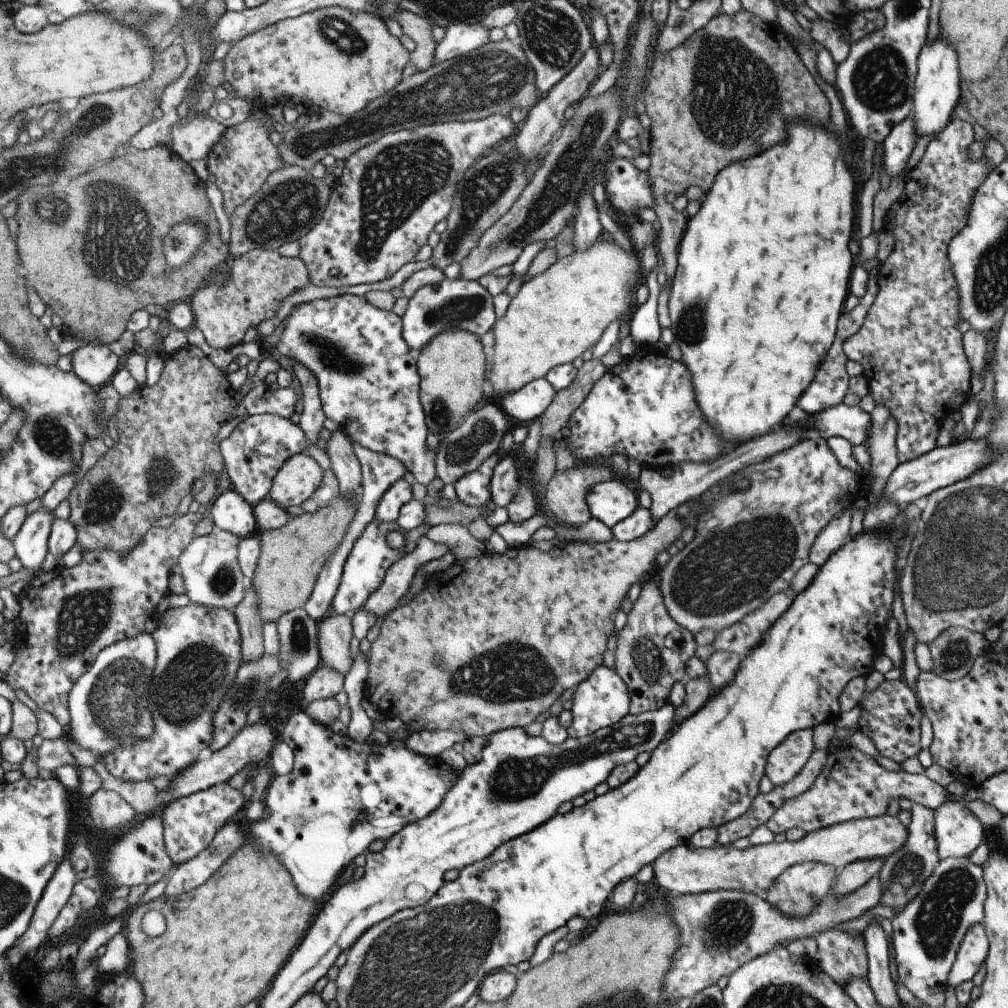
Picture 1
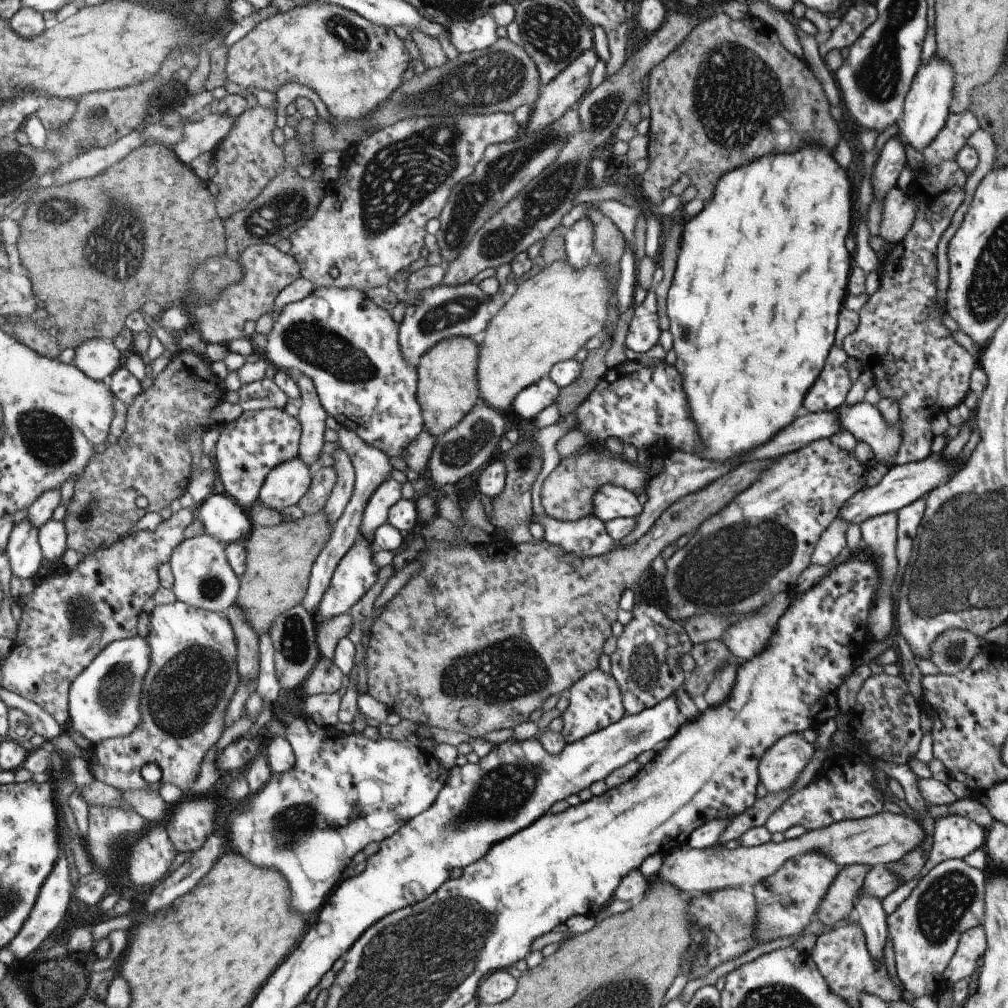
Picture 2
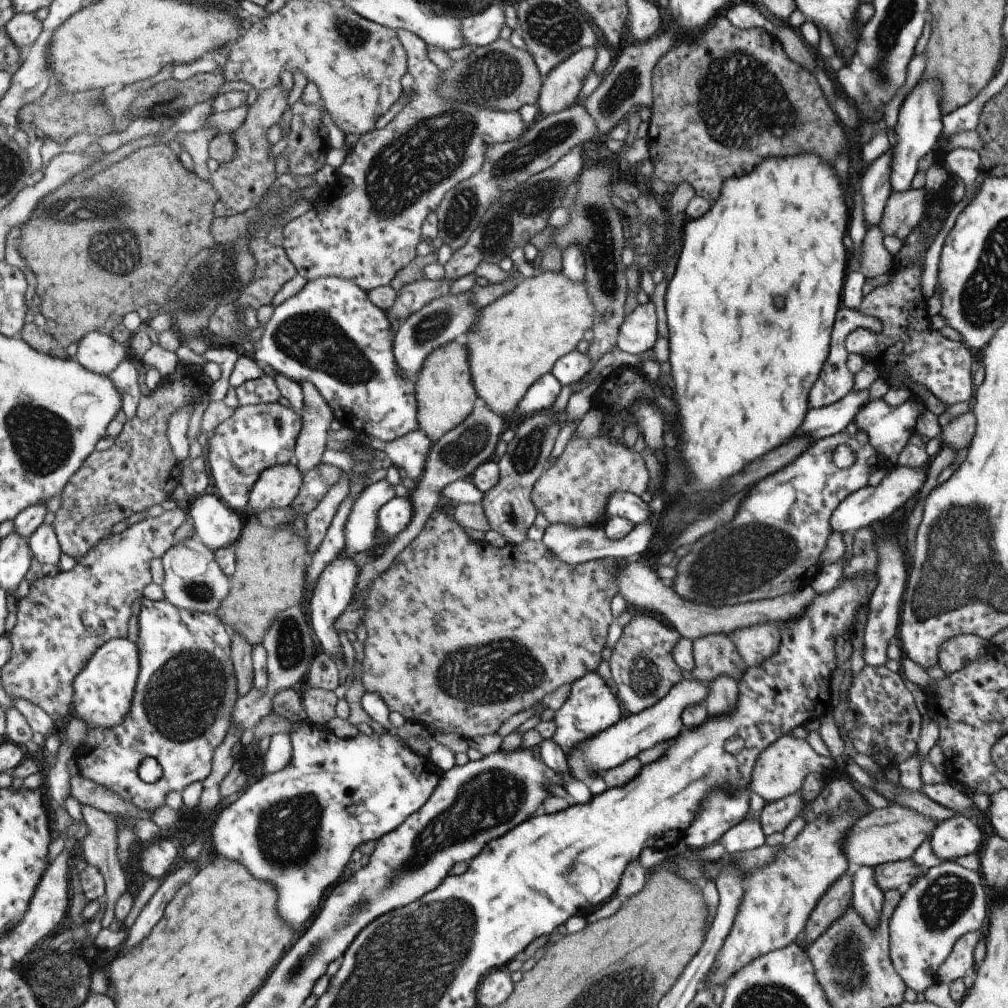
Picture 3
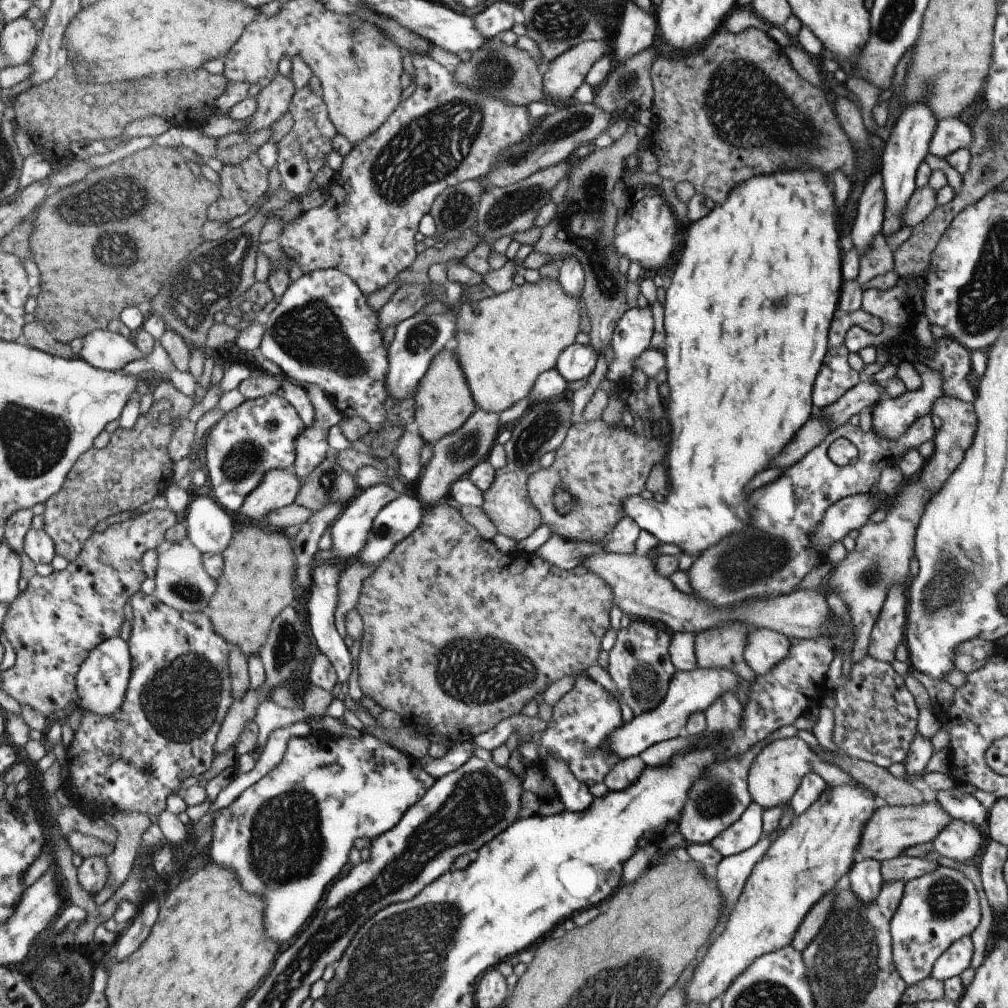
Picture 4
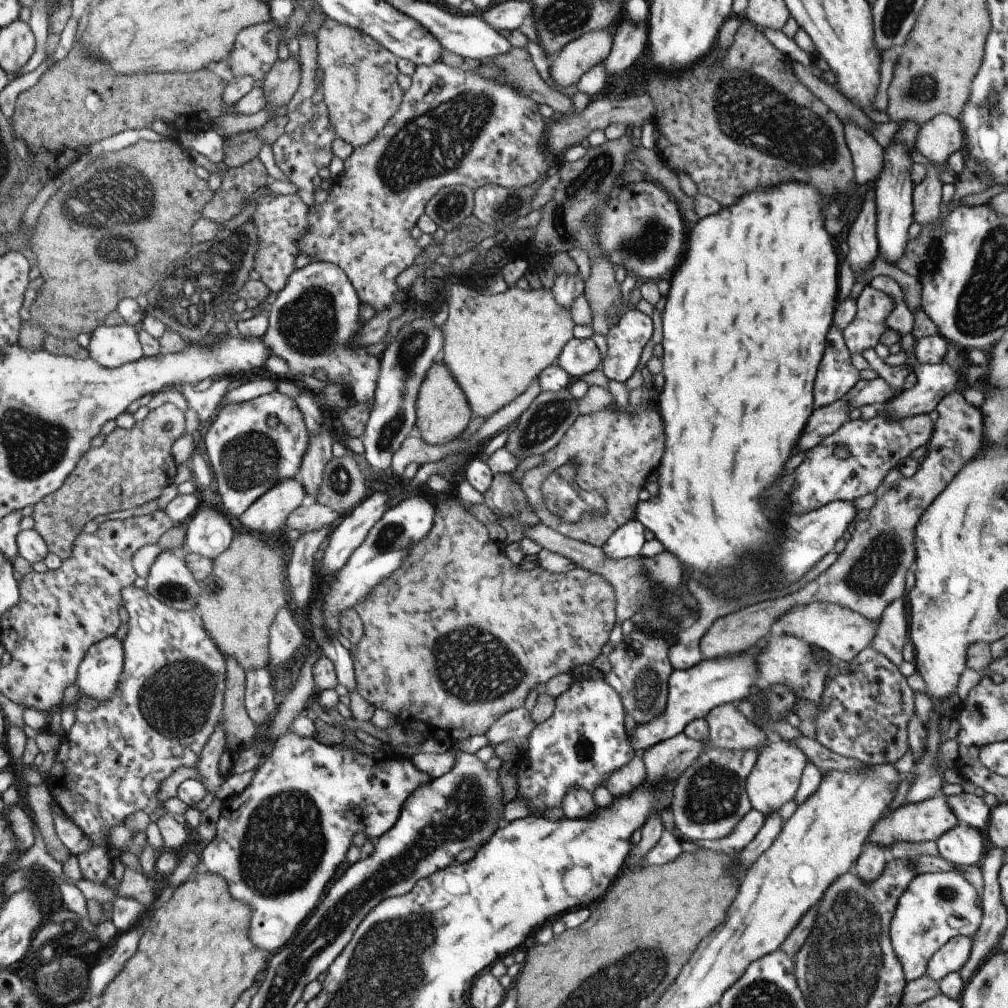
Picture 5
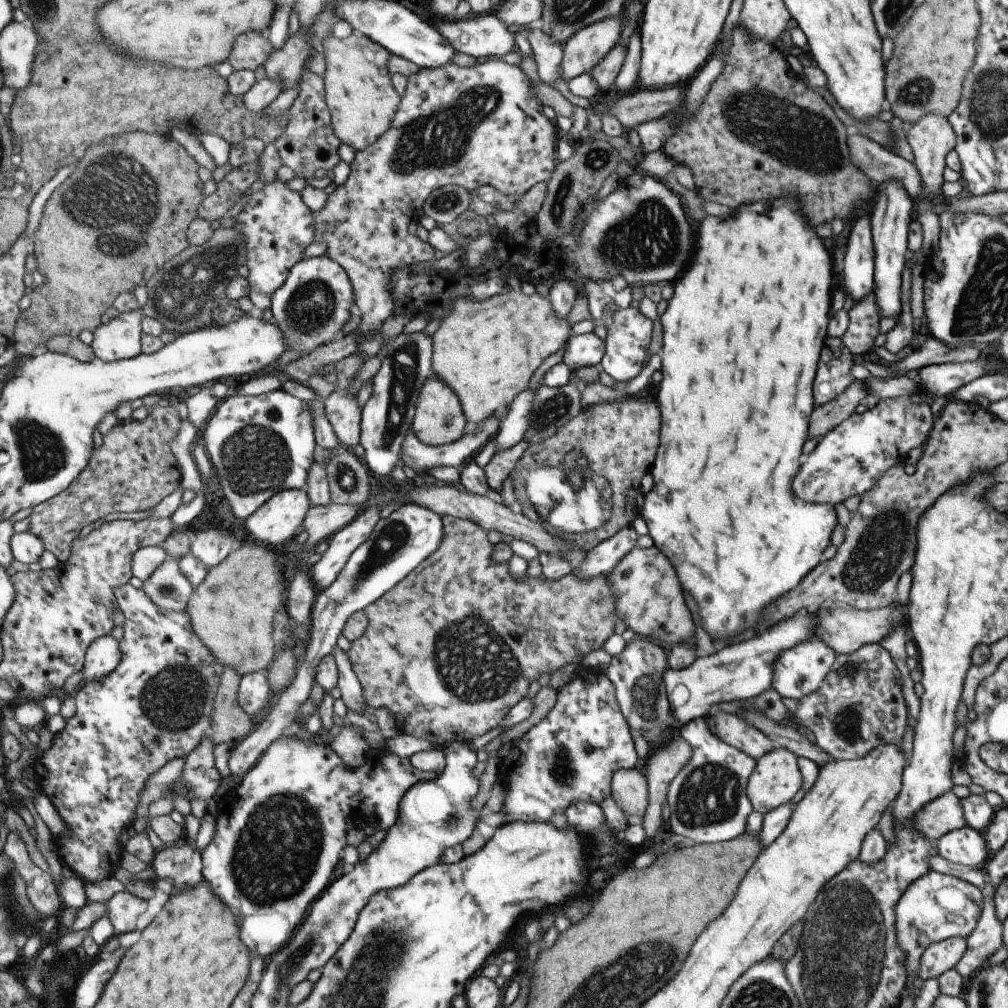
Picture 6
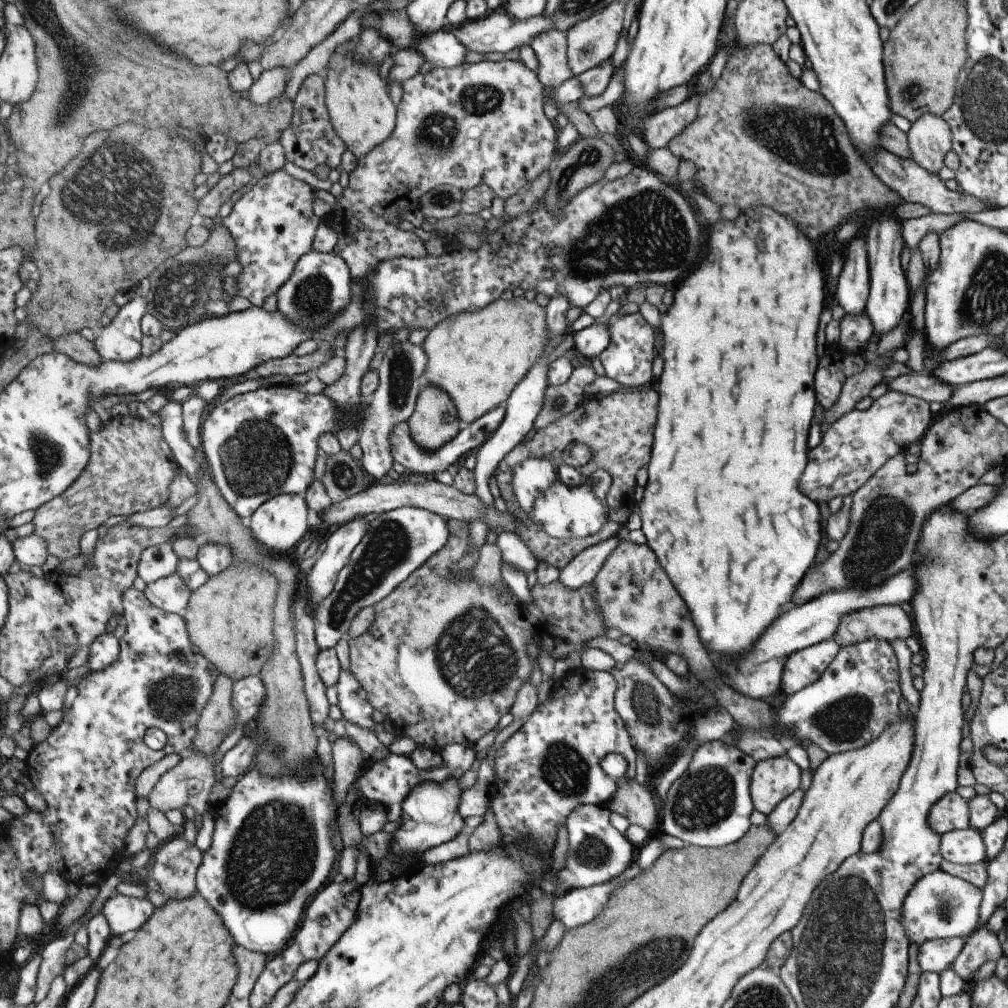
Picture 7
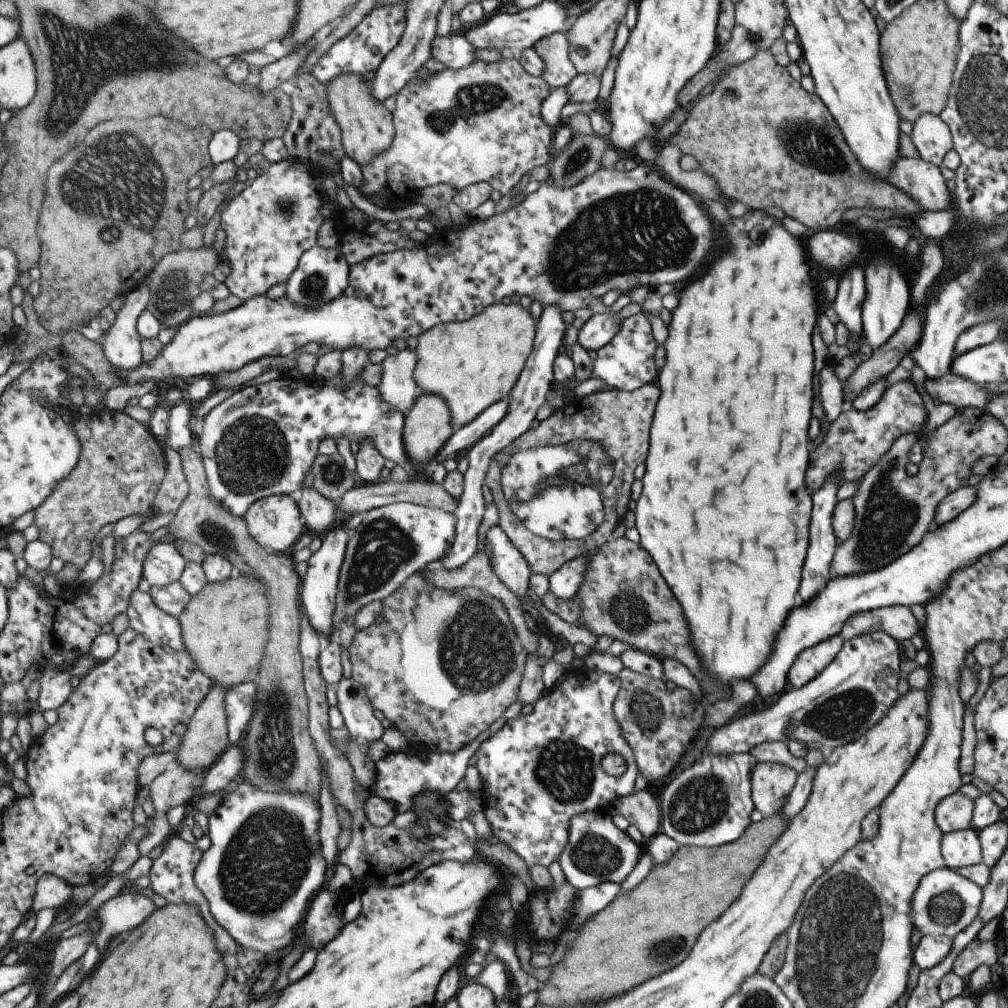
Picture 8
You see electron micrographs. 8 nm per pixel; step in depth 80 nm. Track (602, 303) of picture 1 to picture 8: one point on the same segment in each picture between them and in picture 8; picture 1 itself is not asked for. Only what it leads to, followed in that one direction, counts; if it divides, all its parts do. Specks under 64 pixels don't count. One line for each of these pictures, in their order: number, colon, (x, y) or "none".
2: (550, 316)
3: (517, 338)
4: (505, 341)
5: (494, 344)
6: (486, 351)
7: (477, 357)
8: (471, 364)

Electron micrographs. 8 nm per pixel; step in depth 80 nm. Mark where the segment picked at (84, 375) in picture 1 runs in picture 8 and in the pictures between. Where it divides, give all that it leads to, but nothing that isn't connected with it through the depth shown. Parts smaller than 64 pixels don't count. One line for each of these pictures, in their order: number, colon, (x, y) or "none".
2: (99, 358)
3: (100, 353)
4: (106, 350)
5: (113, 346)
6: (121, 338)
7: (122, 340)
8: (122, 342)

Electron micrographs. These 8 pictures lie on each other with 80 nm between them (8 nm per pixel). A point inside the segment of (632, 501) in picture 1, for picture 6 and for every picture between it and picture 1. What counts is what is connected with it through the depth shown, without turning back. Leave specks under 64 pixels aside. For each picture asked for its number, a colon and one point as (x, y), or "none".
2: (611, 501)
3: (624, 504)
4: (746, 314)
5: (744, 325)
6: (741, 335)

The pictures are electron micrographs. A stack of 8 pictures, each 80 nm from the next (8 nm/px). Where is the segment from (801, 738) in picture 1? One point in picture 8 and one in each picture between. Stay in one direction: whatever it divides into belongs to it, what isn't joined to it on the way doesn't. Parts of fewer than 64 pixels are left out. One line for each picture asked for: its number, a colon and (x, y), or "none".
2: (779, 766)
3: (779, 769)
4: (774, 774)
5: (773, 780)
6: (775, 777)
7: (771, 780)
8: (770, 783)

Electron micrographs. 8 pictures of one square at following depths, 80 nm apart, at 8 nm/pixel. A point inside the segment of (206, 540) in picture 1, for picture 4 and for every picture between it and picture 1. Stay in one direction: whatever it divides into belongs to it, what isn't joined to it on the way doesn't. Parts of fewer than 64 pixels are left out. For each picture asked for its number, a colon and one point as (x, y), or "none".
2: (204, 577)
3: (195, 580)
4: (182, 581)

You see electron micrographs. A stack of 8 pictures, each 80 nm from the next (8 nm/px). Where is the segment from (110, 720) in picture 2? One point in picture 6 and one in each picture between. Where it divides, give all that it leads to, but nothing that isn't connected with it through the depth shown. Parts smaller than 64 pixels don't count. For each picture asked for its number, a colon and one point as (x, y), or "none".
3: (104, 692)
4: (103, 680)
5: (99, 677)
6: (104, 656)

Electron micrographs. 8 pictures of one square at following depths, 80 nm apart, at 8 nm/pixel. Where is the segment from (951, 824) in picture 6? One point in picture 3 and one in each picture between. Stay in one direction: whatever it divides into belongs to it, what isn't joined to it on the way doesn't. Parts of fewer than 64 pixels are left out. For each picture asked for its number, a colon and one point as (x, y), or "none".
3: (890, 834)
4: (891, 829)
5: (924, 820)

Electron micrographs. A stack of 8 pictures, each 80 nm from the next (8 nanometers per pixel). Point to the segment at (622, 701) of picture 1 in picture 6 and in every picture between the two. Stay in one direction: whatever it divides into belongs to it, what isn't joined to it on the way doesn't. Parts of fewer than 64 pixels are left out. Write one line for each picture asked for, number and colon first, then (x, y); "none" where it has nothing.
2: (595, 701)
3: (590, 707)
4: (581, 720)
5: (583, 740)
6: (570, 755)

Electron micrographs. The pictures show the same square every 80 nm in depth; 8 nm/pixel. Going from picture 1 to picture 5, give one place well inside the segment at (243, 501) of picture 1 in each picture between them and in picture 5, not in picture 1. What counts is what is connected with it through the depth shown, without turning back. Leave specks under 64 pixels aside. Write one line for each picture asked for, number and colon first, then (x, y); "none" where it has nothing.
2: (223, 517)
3: (217, 523)
4: (210, 526)
5: (209, 533)

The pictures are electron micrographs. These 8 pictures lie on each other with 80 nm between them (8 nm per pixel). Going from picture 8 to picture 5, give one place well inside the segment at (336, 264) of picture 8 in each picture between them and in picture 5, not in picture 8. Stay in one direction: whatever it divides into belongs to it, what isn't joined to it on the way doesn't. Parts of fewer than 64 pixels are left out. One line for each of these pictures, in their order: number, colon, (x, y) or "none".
5: (312, 322)
6: (310, 308)
7: (319, 289)

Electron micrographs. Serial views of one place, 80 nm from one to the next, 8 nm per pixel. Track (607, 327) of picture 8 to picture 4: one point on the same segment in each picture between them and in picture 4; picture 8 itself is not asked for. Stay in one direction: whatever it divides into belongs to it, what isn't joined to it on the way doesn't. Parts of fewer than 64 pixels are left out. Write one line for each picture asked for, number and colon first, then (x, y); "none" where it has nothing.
4: (575, 362)
5: (577, 357)
6: (580, 351)
7: (588, 343)

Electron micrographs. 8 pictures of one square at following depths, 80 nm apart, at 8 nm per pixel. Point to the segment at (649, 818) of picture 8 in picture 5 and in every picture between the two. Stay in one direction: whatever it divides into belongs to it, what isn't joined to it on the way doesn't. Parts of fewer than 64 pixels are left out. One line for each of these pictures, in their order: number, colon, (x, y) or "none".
5: (625, 778)
6: (628, 788)
7: (632, 800)

